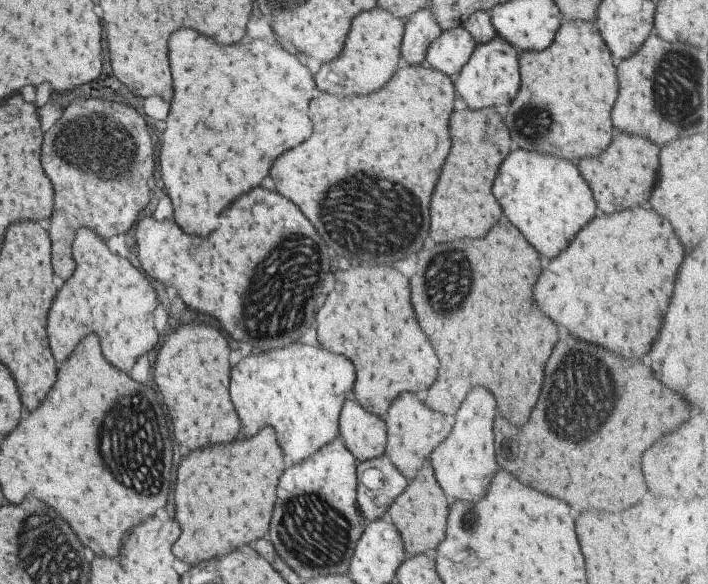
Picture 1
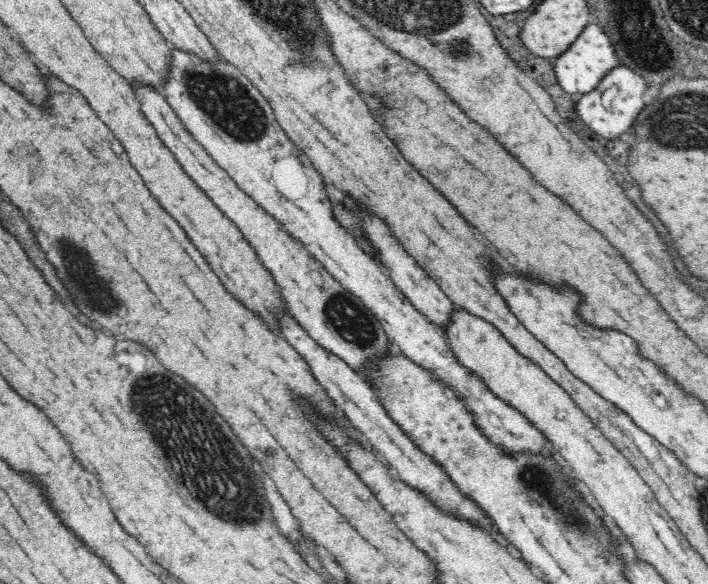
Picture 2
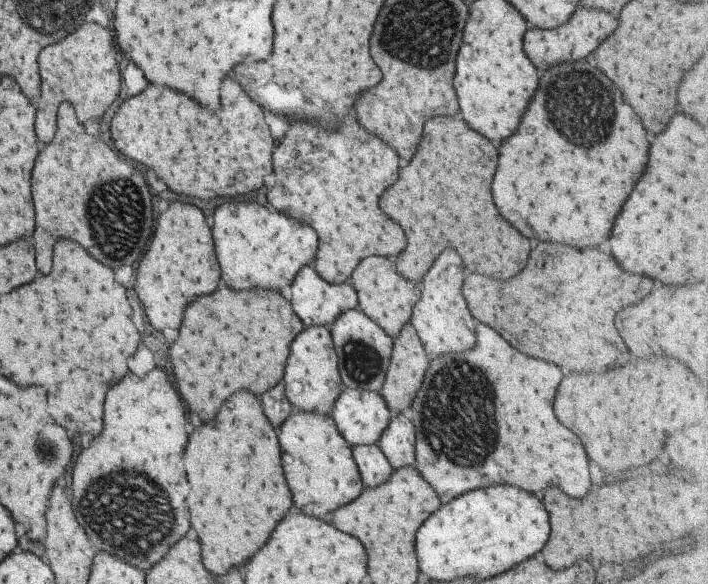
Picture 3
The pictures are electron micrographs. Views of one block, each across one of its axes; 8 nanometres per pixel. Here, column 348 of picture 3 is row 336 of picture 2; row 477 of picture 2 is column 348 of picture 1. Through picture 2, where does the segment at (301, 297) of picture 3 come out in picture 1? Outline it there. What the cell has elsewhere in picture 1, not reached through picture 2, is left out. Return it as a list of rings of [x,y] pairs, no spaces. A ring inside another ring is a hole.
[[[345,400],[341,406],[338,436],[357,463],[379,458],[384,453],[386,430],[383,422],[353,400]]]

